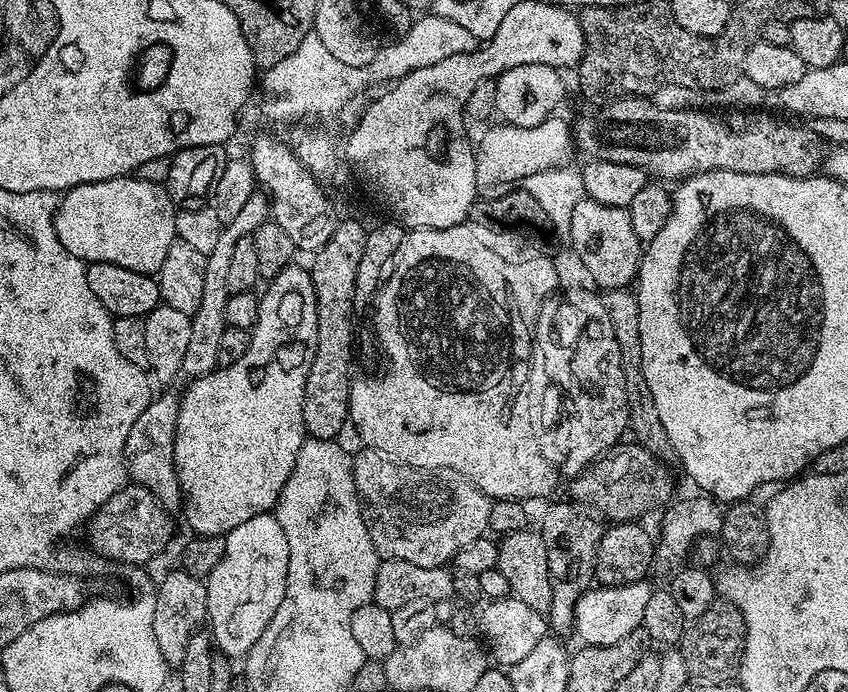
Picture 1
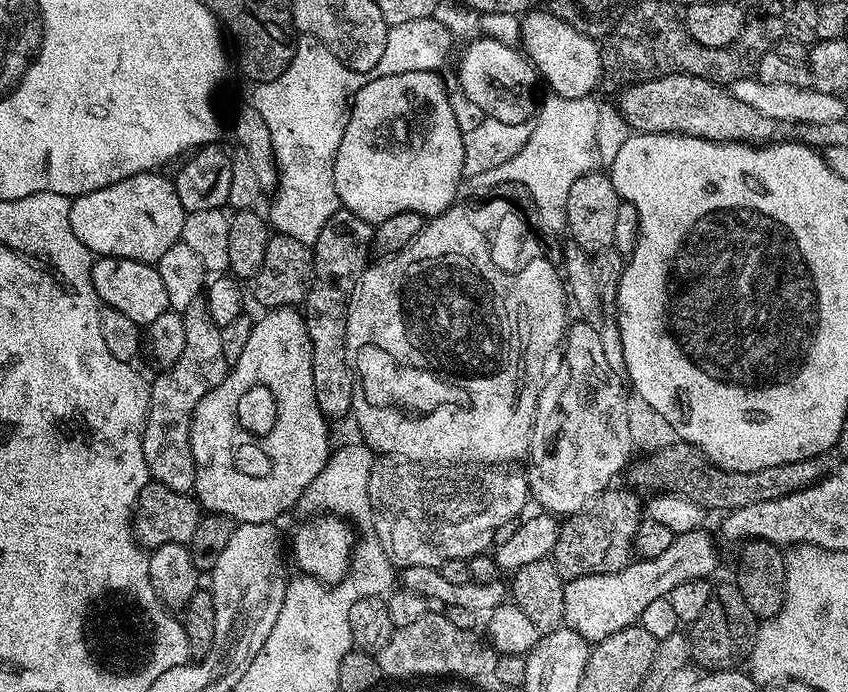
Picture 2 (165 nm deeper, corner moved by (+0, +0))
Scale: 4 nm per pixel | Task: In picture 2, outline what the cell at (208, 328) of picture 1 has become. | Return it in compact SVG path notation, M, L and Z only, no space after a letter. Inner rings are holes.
M203 295L194 298L183 312L185 345L181 357L173 365L165 367L161 376L151 381L150 406L146 426L142 434L142 454L146 454L148 475L162 486L170 486L175 492L191 493L196 487L194 454L190 450L190 422L198 402L210 390L214 390L228 376L230 365L222 354L220 328L210 318Z

